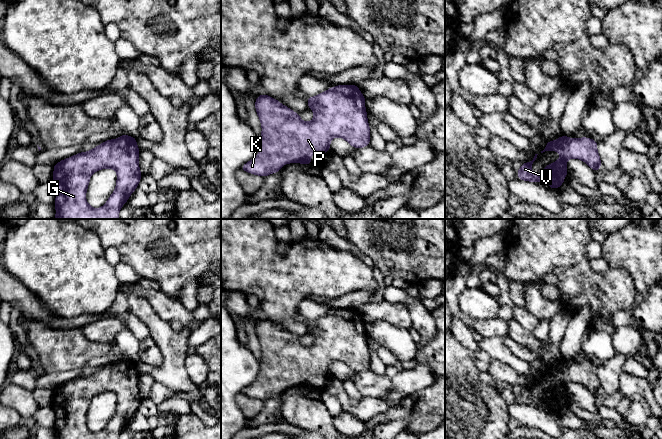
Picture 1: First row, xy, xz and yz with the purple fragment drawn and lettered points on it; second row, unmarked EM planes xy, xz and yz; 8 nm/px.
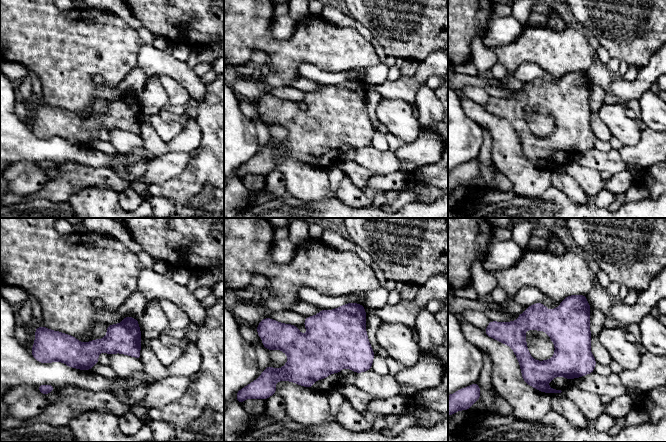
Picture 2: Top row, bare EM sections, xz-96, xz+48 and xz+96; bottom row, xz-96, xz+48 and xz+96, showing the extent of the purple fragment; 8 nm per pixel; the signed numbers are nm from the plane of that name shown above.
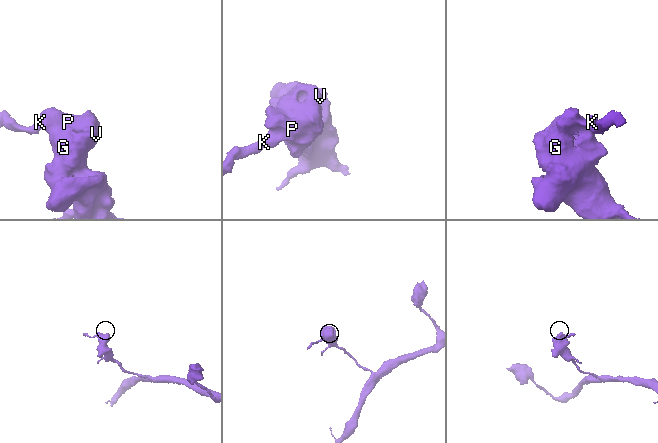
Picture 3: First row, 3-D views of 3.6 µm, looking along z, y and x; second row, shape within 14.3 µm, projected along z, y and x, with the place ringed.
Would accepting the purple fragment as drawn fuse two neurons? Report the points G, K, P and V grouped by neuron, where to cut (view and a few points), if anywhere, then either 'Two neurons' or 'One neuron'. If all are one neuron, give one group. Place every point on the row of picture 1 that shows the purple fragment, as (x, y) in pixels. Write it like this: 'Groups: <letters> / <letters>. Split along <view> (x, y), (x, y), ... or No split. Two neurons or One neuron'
Groups: G K P V. No split. One neuron

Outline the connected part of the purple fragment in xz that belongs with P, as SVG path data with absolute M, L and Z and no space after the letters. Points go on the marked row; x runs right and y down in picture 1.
M338 85L314 97L307 97L308 108L314 111L314 118L310 122L302 121L299 113L281 104L278 100L261 94L255 102L256 112L261 122L262 133L260 137L260 150L255 158L244 164L240 169L251 174L266 177L277 173L280 168L289 163L311 163L311 155L314 153L324 154L330 150L330 142L334 137L345 139L352 147L357 149L369 146L370 127L365 108L365 97L357 85Z

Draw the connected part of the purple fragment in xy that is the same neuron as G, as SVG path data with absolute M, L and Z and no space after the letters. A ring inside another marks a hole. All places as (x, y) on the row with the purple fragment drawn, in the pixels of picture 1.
M126 134L118 139L104 141L88 152L77 153L54 164L52 184L56 191L56 216L54 219L119 219L119 211L138 187L141 179L137 138ZM100 169L114 169L117 173L116 187L102 207L95 209L86 201L86 192L91 175Z

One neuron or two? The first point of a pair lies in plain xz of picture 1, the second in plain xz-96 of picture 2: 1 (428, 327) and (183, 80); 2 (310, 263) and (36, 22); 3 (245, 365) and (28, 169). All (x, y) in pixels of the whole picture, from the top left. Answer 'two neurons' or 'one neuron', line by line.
1: one neuron
2: one neuron
3: two neurons

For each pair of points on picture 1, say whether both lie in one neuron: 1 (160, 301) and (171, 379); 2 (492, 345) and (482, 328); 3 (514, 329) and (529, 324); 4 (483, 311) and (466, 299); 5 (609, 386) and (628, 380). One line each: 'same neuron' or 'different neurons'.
1: different neurons
2: different neurons
3: different neurons
4: same neuron
5: different neurons

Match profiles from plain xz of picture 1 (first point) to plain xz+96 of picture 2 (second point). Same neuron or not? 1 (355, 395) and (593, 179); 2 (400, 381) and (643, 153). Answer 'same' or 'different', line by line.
1: same
2: same

